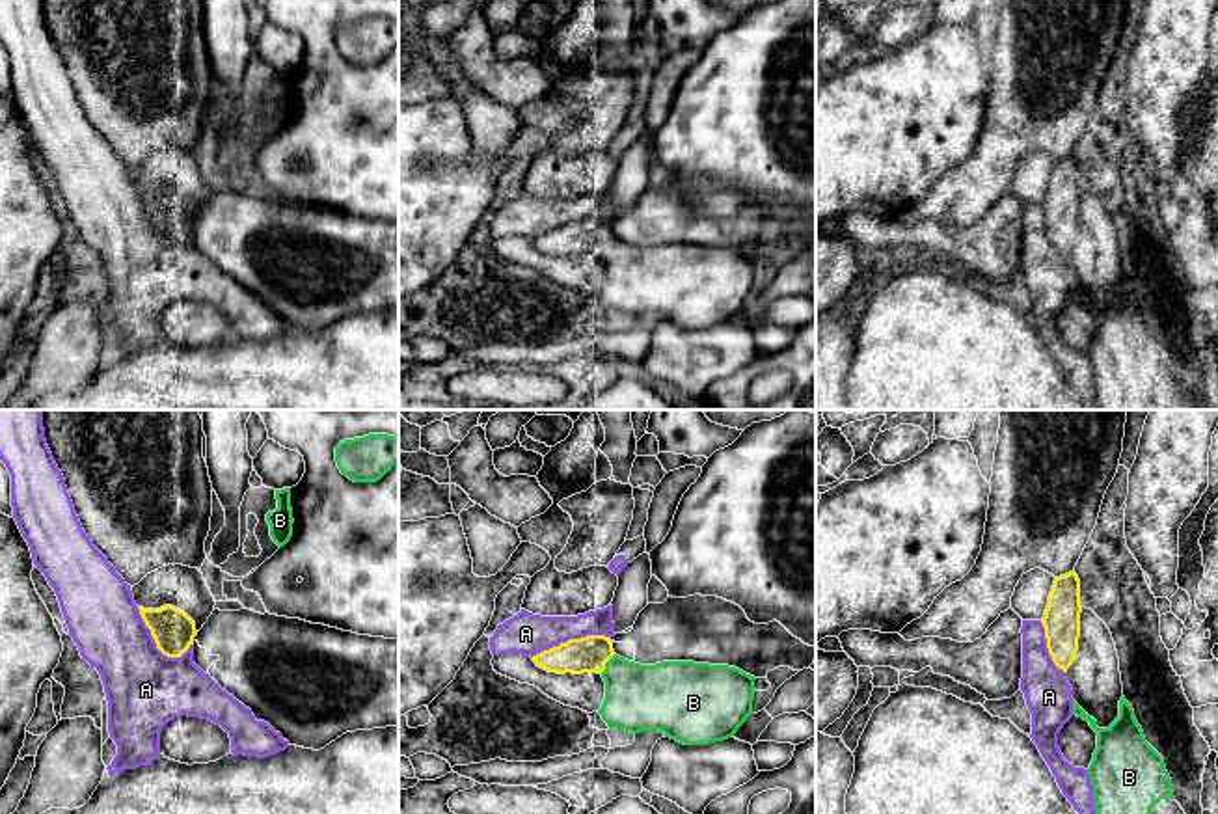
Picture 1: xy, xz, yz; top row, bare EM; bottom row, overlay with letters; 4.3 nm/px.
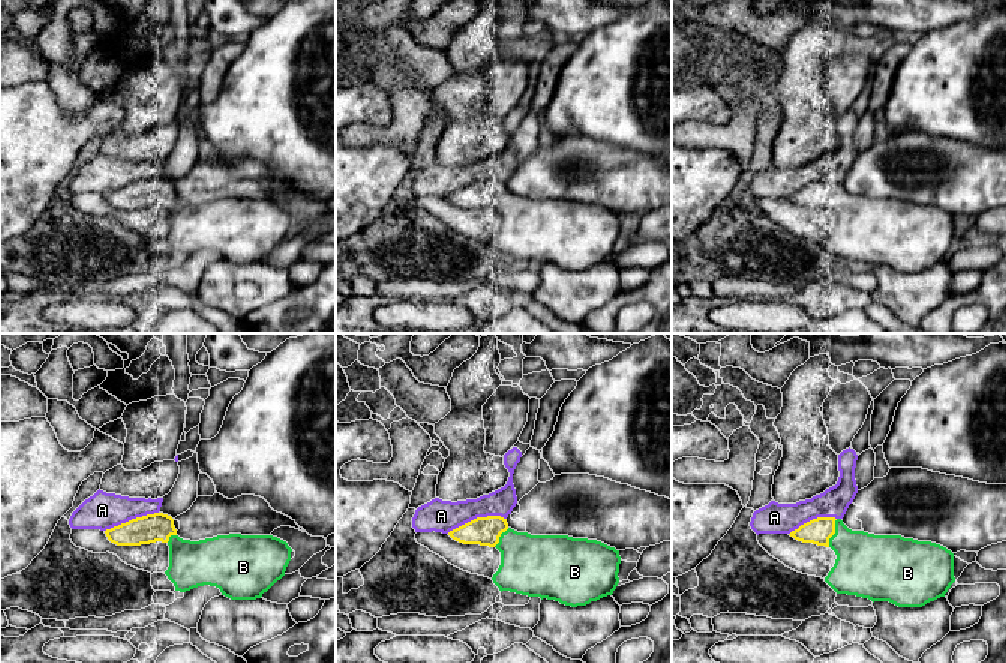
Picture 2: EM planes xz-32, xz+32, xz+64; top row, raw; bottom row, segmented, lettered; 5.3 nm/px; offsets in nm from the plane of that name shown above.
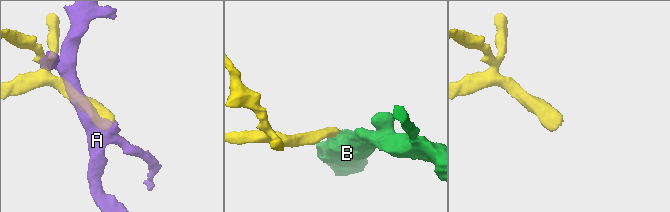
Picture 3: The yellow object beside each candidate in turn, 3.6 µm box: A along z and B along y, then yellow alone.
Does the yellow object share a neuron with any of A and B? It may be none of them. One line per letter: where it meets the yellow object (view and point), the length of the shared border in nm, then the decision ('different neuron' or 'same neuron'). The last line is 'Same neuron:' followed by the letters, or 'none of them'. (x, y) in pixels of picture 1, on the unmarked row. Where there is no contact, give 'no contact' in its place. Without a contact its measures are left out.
A: xy (157, 228) | 300 nm | different neuron
B: xz (606, 244) | 110 nm | same neuron
Same neuron: B

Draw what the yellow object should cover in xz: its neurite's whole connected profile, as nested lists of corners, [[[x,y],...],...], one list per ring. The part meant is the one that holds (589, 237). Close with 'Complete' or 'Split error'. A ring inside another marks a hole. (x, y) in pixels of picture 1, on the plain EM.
[[[605,218],[570,222],[533,244],[557,257],[598,255],[605,265],[598,296],[631,317],[659,313],[683,328],[708,328],[732,320],[752,296],[754,259],[695,244],[641,248],[616,238]]]. Split error

